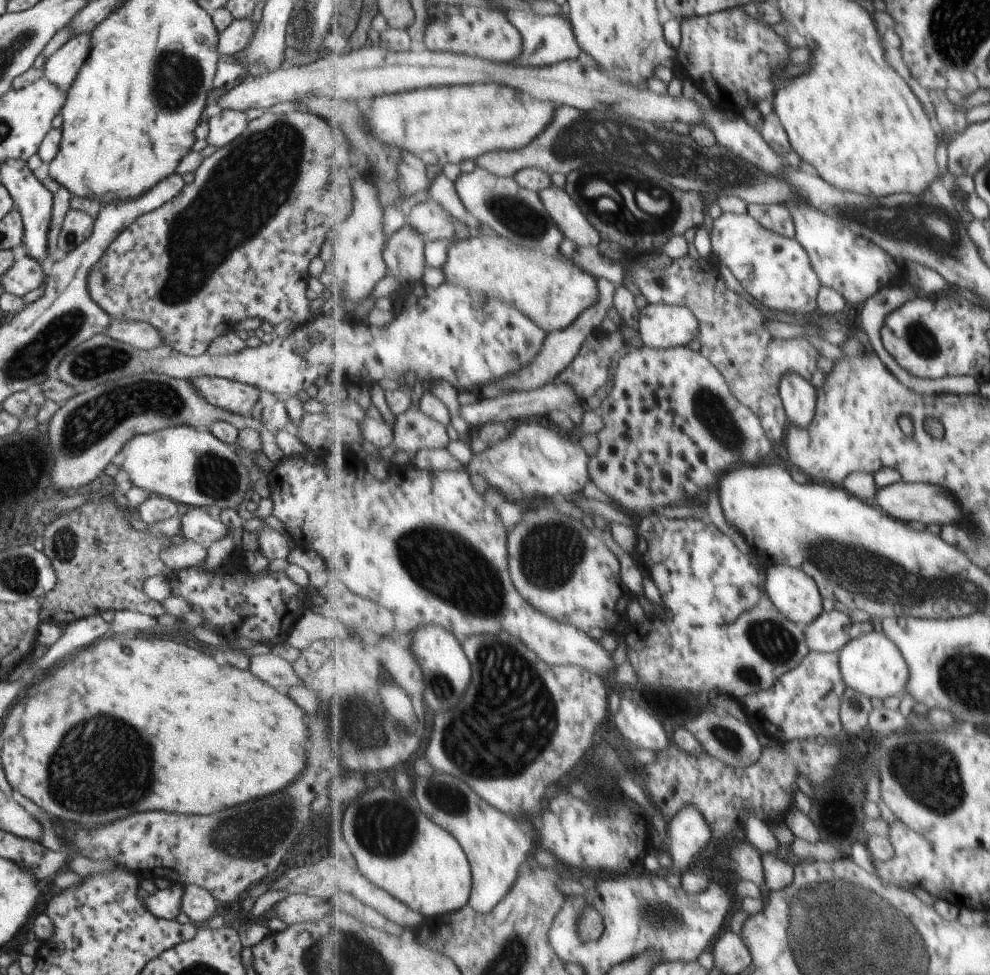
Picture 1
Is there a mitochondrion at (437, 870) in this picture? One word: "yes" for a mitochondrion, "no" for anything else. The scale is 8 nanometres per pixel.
no

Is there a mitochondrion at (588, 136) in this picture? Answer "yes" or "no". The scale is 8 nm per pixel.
yes

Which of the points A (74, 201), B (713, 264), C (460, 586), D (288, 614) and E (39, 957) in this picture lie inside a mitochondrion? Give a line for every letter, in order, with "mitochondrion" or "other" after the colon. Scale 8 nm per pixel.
A: other
B: other
C: mitochondrion
D: other
E: other

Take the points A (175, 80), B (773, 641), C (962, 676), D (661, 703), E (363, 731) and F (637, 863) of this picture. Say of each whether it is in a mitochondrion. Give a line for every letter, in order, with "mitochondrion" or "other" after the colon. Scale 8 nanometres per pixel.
A: mitochondrion
B: mitochondrion
C: mitochondrion
D: other
E: mitochondrion
F: other

